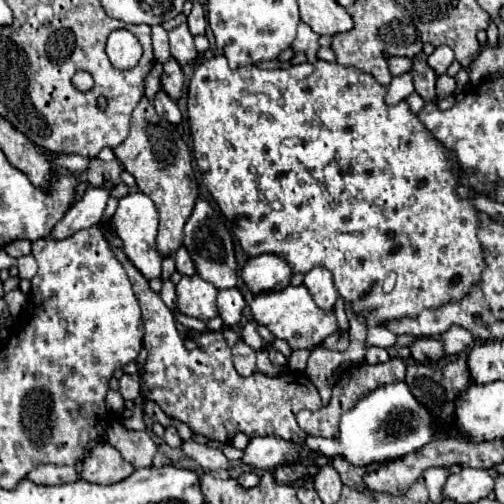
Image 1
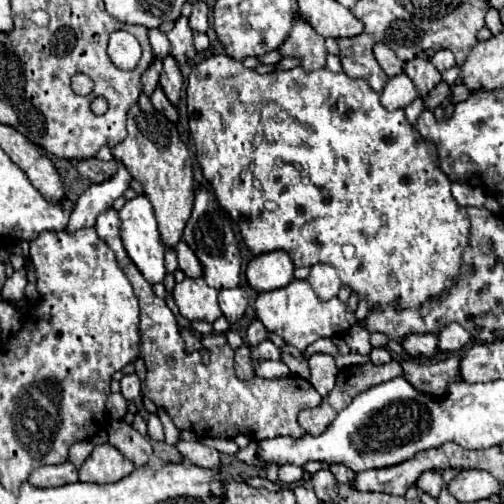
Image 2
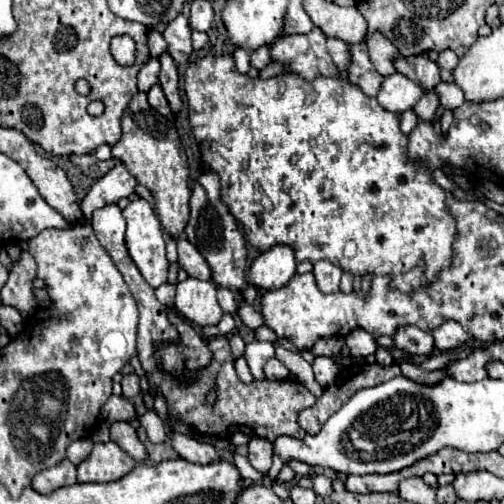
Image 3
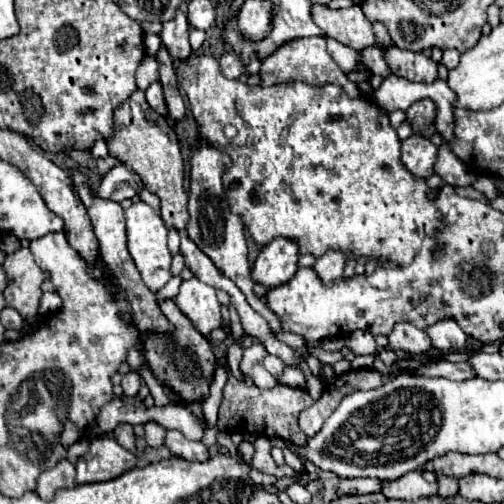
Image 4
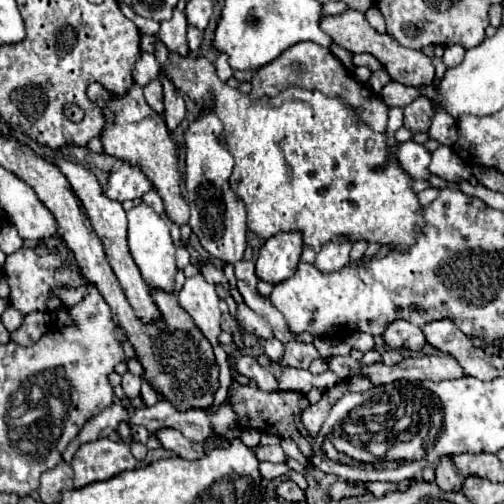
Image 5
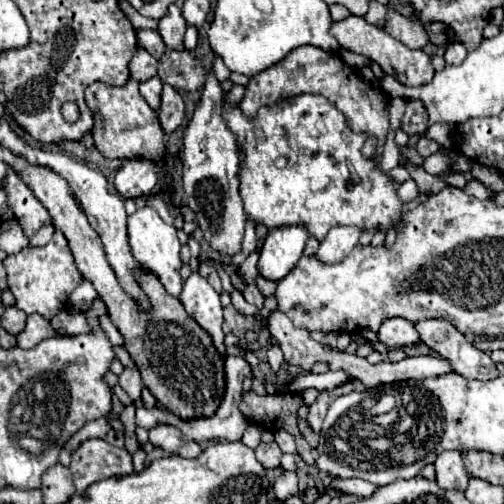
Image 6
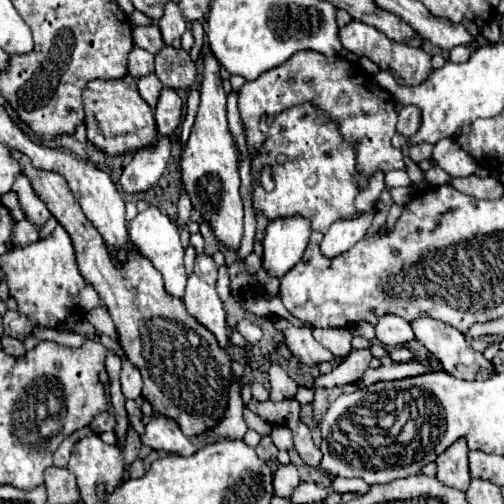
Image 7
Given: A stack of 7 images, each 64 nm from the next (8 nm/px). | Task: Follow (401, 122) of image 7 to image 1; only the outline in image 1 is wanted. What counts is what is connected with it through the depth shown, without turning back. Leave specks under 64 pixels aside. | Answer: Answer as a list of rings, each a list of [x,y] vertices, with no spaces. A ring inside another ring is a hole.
[[[442,74],[438,76],[438,82],[436,82],[436,92],[438,92],[438,98],[446,98],[450,94],[454,94],[456,90],[456,78],[450,76],[450,74]]]

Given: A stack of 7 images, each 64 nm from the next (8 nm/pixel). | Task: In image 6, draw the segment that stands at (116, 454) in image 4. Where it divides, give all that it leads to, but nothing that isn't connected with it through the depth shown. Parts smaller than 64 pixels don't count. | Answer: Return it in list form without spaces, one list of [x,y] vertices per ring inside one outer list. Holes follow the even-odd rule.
[[[86,440],[72,452],[70,470],[74,474],[74,488],[78,494],[104,478],[126,476],[134,472],[132,454],[126,448],[108,444],[106,440]]]

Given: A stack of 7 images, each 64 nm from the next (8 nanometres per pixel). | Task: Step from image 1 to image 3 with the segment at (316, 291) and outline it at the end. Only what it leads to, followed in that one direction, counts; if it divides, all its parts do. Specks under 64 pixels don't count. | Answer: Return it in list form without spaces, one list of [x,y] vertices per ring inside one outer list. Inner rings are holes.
[[[318,260],[314,264],[312,270],[314,278],[316,278],[316,286],[320,288],[320,292],[328,294],[328,292],[338,292],[340,286],[340,278],[342,278],[342,270],[338,266],[334,266],[328,260]]]

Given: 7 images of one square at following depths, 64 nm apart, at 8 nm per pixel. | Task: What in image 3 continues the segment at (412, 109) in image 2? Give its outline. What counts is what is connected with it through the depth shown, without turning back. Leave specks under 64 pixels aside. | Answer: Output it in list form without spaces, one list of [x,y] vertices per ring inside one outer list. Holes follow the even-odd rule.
[[[406,110],[406,112],[402,112],[402,132],[404,134],[410,134],[412,132],[412,128],[416,126],[416,122],[418,122],[418,116],[416,116],[416,112],[414,110]]]

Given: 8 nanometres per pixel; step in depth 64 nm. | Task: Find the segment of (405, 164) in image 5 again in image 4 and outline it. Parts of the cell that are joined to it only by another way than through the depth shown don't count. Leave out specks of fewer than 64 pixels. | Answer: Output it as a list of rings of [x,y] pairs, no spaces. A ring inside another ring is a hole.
[[[416,132],[402,142],[402,162],[412,174],[420,178],[432,176],[436,156],[438,146],[432,144],[432,140],[426,138],[422,132]]]

